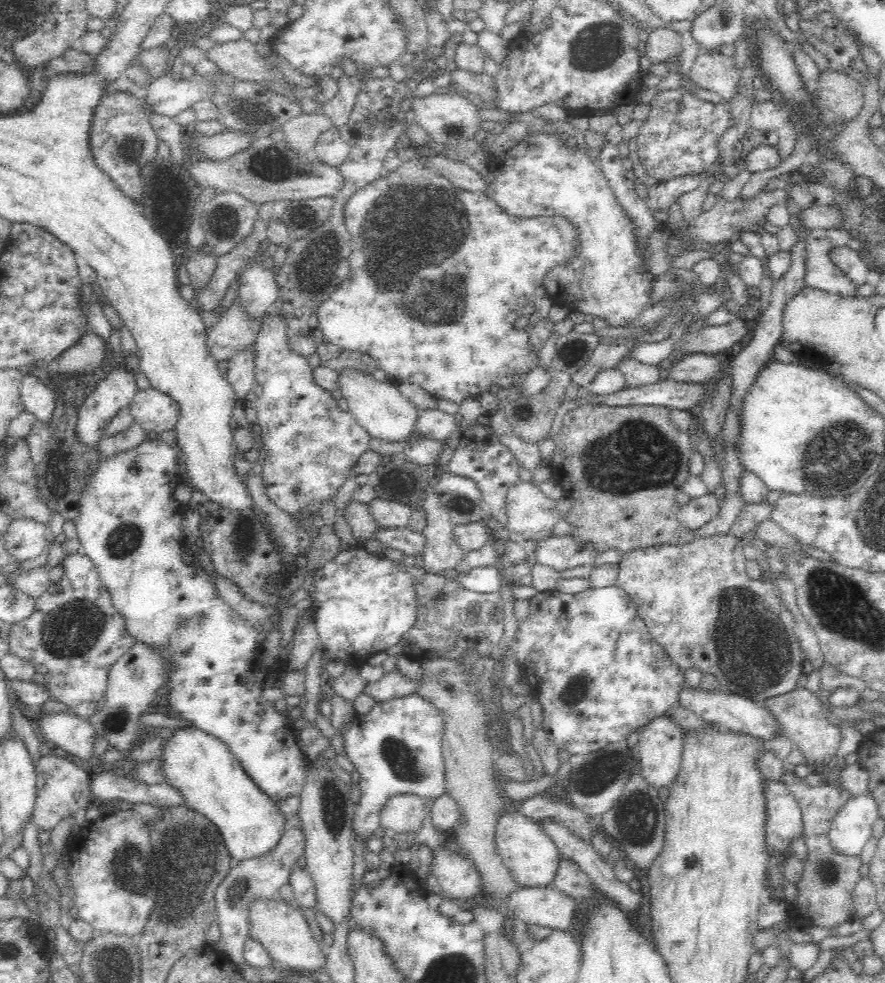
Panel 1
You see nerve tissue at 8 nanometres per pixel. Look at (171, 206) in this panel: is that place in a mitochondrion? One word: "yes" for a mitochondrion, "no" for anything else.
no

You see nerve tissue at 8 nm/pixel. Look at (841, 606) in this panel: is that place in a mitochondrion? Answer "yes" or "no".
yes

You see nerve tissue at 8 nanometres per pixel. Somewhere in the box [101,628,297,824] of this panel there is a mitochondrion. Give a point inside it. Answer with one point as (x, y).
(117, 720)

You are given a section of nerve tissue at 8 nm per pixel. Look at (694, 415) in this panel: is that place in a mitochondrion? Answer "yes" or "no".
no

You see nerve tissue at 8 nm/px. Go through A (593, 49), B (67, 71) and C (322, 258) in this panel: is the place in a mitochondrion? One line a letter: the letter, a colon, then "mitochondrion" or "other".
A: mitochondrion
B: other
C: mitochondrion

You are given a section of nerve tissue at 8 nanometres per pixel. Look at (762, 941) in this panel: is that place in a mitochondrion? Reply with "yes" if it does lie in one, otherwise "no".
no

